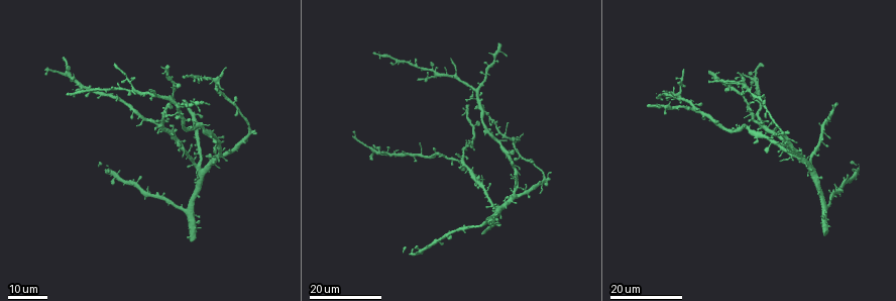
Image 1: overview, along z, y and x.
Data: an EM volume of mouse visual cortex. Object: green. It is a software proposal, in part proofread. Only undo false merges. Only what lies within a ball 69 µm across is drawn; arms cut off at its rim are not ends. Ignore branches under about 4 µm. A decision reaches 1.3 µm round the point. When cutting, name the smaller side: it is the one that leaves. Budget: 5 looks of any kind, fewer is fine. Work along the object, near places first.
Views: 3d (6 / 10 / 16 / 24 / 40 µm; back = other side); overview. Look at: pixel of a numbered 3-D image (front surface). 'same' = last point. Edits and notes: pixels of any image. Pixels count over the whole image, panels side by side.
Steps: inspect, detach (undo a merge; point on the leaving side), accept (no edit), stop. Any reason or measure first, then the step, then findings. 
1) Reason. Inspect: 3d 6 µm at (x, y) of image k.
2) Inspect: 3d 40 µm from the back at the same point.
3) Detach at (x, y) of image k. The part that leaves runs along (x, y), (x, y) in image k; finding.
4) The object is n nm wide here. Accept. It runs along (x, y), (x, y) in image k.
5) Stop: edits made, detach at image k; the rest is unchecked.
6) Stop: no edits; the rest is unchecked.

Four or more arms meet. Inspect: 3d 16 µm at (433, 75) of image 1.

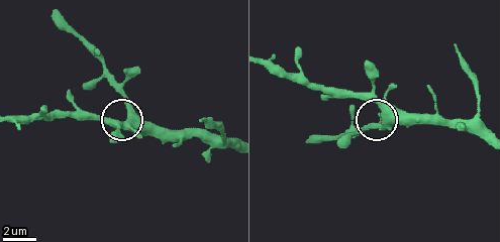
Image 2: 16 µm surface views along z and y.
Inspect: 3d 10 µm at (383, 117) of image 2.

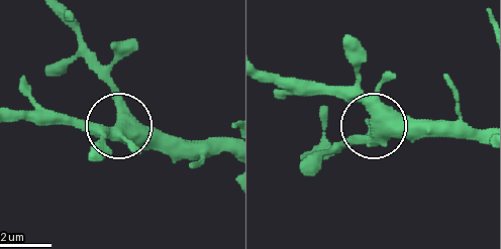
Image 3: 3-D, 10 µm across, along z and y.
The side arm is 8 µm long. Accept. Continuous, no second neuron.

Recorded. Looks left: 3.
Inspect: 3d 16 µm at (678, 98) of image 1.

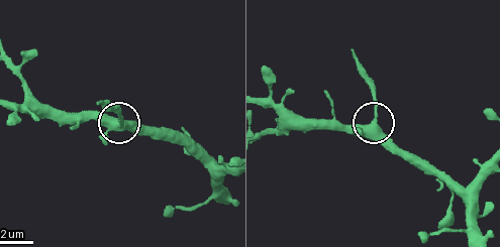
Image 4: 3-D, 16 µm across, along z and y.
Inspect: 3d 10 µm at (121, 123) of image 4.

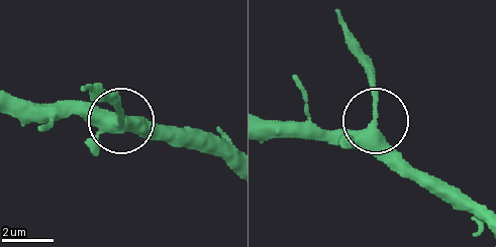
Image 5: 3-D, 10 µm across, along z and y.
The side arm is 5 µm long. Accept. It runs along (481, 220), (434, 188), (383, 135), (370, 59) in image 5; one neuron here.

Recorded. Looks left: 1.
Stop: no edits; the rest is unchecked.

